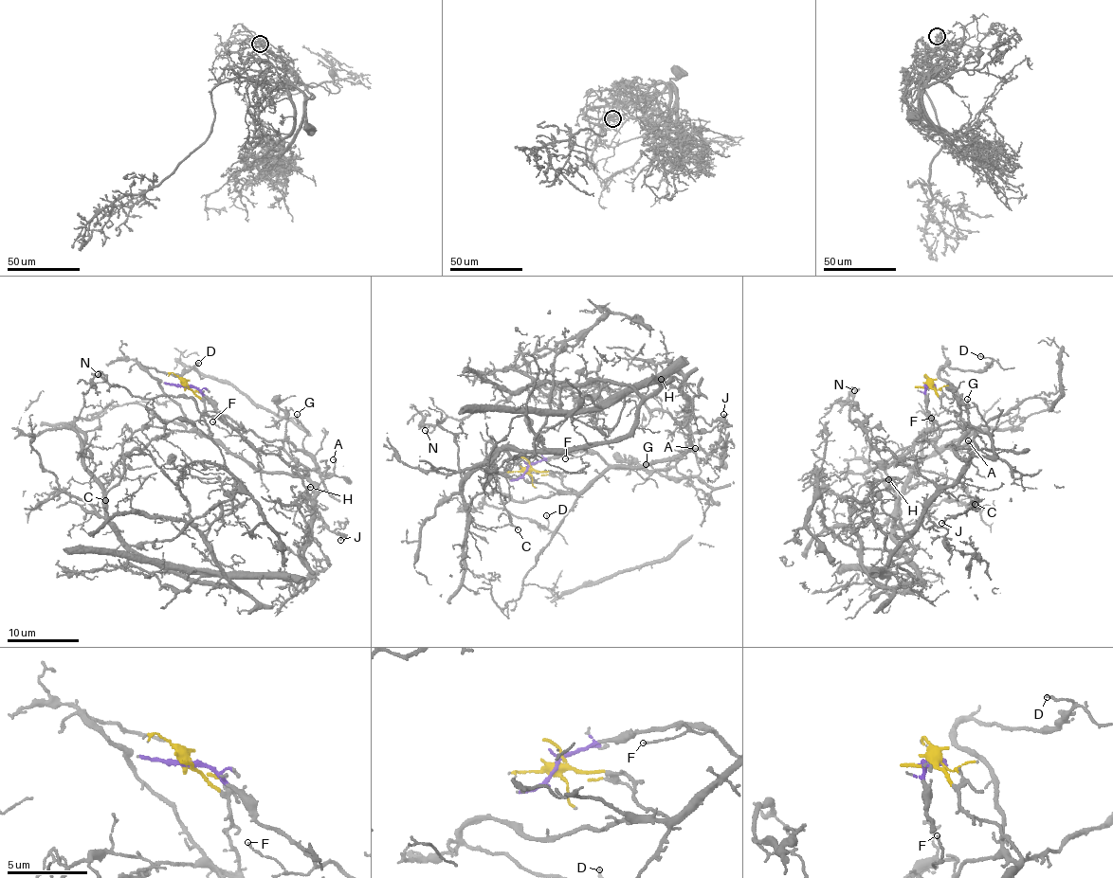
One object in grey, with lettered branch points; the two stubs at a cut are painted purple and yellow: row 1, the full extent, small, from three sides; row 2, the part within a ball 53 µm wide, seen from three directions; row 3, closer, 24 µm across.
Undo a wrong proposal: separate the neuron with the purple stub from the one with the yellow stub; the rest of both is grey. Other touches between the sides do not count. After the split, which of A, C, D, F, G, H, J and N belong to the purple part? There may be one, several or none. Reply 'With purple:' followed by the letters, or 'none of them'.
With purple: F, G

